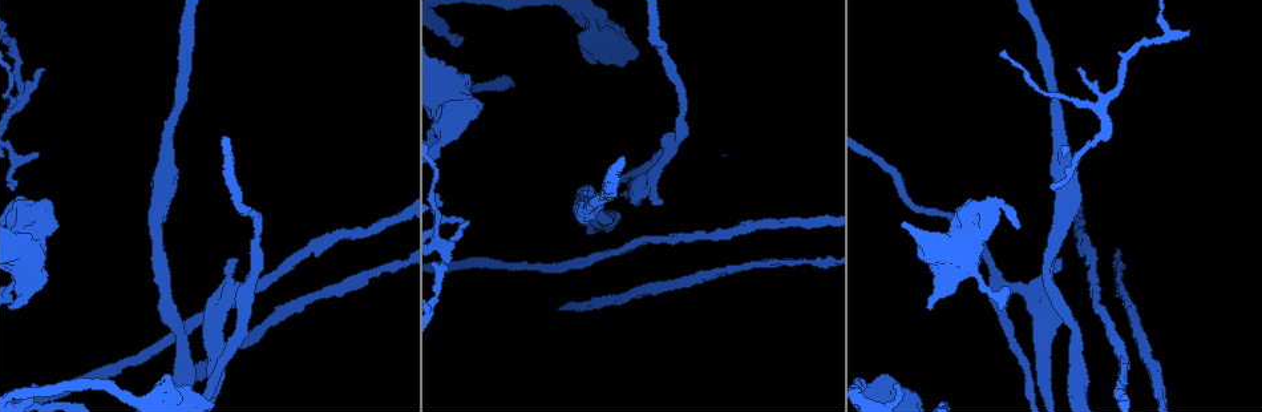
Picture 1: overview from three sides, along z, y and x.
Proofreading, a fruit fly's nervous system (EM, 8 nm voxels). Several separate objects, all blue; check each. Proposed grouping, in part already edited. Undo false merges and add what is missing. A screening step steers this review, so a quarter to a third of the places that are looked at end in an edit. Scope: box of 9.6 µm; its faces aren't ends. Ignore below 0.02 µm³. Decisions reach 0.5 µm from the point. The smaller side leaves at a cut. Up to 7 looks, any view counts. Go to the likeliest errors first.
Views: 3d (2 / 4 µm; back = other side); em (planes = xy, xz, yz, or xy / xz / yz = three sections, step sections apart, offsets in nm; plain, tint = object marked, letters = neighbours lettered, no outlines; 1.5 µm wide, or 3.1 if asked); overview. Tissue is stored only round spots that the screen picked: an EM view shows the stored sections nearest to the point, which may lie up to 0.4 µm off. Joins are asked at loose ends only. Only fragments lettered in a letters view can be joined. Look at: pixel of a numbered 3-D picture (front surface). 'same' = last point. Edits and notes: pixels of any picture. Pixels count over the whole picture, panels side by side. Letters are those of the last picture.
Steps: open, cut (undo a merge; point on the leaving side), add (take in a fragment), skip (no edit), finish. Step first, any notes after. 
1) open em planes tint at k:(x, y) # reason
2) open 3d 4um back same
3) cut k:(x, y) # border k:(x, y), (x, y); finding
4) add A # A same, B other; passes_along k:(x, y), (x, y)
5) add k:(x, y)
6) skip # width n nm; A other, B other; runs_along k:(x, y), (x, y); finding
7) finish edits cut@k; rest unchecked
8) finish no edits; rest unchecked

open em yz step 8 letters at 1:(1062, 260) # free end

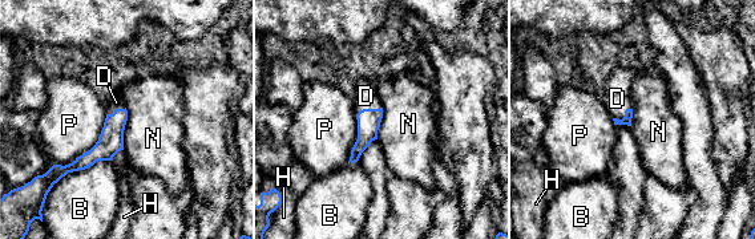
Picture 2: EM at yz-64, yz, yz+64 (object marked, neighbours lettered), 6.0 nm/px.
add D # B other, D same, H other, N other, P other; passes_along 2:(368, 120), (368, 109), (366, 96); the cell continues

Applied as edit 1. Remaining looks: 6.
open overview # redraw

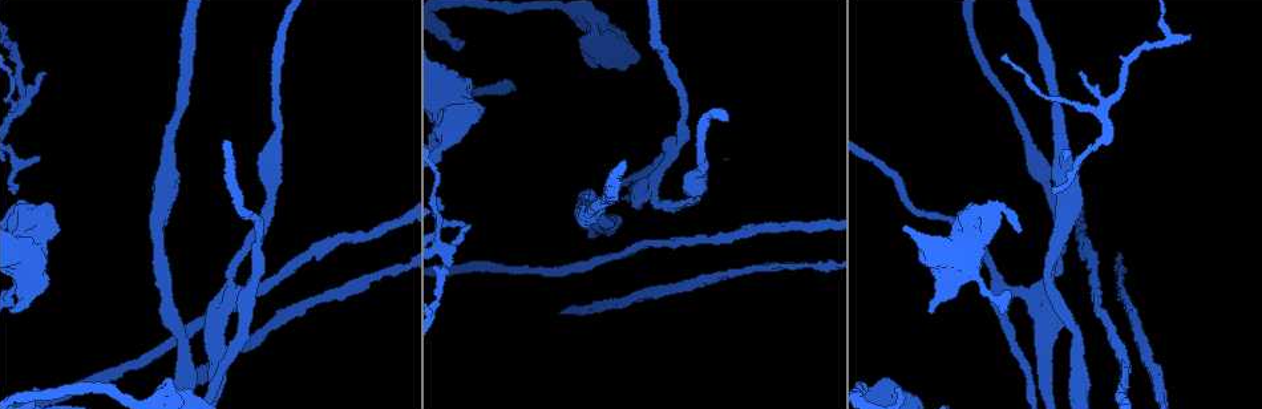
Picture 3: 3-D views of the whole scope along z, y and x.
open 3d 4um back at 3:(1015, 358) # touches itself

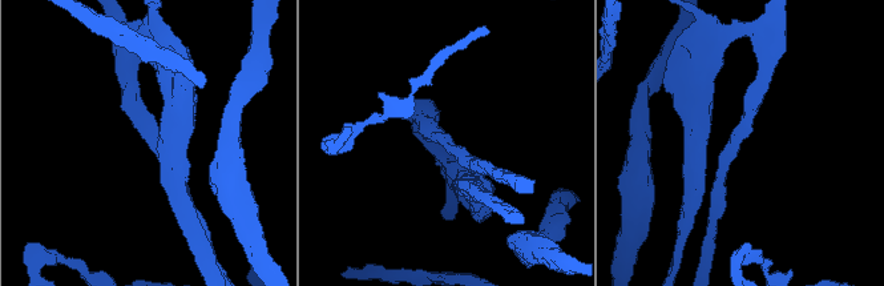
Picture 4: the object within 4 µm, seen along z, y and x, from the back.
open em xz step 4 plain at 4:(445, 143) # shape alone is not enough

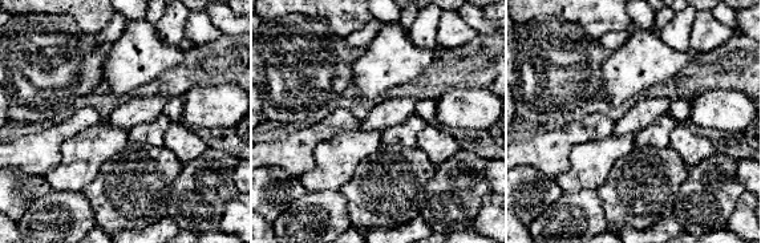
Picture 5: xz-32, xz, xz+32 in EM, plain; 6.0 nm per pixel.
open em xz step 4 letters same # see the neighbours

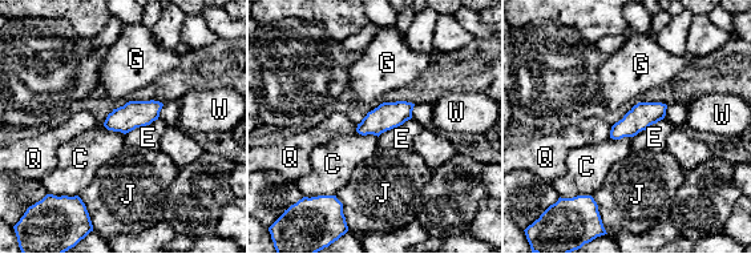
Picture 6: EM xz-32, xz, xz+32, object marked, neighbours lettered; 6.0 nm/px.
skip # width 160 nm; C other, E other, G other, J other, Q other, W other; one cell here

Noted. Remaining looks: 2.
finish edits add@2; rest unchecked

